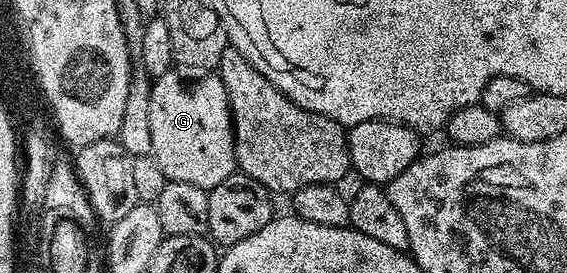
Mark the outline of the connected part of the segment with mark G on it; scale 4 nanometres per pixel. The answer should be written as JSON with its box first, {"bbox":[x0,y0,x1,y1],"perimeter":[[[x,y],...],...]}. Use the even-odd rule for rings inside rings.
{"bbox":[148,71,236,191],"perimeter":[[[171,71],[153,78],[150,87],[152,107],[148,111],[148,119],[152,119],[152,156],[160,171],[164,171],[167,181],[190,183],[192,187],[209,191],[236,172],[234,124],[230,118],[228,95],[224,83],[216,75],[199,76],[202,78],[191,85],[185,85],[181,75],[181,72]]]}

